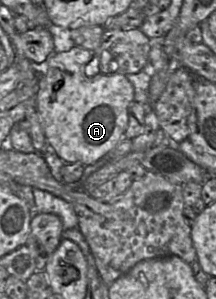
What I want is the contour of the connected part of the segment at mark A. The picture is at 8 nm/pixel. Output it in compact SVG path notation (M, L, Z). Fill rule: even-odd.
M74 45L66 52L55 52L41 67L36 107L47 142L65 162L91 165L115 148L125 136L128 111L134 101L134 87L122 73L88 77L85 67L93 52Z

